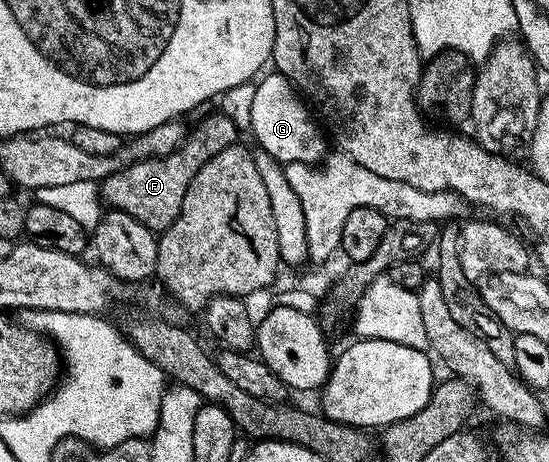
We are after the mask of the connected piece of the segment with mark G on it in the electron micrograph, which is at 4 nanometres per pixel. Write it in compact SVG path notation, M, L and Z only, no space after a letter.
M269 73L256 83L258 86L254 88L253 99L249 102L249 126L253 129L254 140L261 145L258 147L271 155L276 162L320 163L327 154L327 138L322 127L315 121L310 107L303 101L297 87L284 74Z

